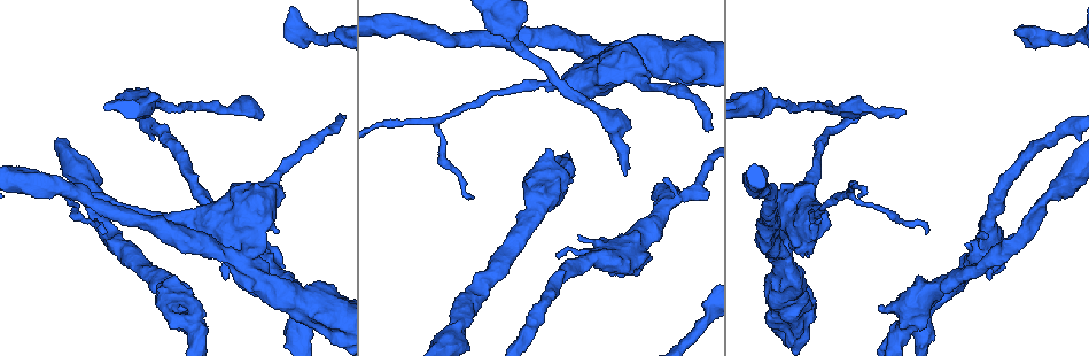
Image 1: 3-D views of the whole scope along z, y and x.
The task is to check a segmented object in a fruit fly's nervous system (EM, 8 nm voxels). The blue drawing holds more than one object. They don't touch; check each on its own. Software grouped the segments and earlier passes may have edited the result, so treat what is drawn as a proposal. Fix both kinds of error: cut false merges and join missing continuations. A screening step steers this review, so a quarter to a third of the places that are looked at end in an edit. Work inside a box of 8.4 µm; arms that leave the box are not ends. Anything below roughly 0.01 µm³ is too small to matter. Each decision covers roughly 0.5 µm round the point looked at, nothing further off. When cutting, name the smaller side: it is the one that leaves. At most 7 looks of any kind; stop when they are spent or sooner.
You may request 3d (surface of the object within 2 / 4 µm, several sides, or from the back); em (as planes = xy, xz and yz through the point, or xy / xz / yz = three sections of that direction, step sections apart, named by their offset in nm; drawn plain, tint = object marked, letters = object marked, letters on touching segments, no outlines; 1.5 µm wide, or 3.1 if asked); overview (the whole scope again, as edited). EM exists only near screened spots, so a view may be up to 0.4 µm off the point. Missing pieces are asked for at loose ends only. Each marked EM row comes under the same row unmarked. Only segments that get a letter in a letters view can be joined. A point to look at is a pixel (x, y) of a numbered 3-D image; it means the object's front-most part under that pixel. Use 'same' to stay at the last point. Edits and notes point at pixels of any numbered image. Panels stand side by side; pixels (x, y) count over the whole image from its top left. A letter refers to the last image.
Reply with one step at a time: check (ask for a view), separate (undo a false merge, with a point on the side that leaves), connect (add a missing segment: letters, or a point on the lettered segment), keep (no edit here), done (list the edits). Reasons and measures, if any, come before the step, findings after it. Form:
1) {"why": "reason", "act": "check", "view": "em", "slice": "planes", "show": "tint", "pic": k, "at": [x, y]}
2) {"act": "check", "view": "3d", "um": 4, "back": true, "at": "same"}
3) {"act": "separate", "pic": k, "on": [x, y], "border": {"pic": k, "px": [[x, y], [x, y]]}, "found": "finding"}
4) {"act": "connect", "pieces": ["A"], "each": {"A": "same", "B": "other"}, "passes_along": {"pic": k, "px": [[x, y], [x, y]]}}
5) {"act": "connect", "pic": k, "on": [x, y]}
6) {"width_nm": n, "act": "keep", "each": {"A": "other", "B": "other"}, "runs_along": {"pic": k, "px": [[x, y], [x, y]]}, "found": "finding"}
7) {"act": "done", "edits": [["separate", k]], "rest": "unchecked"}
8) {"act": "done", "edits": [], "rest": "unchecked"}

{"act": "check", "view": "3d", "um": 2, "back": true, "pic": 1, "at": [624, 175]}

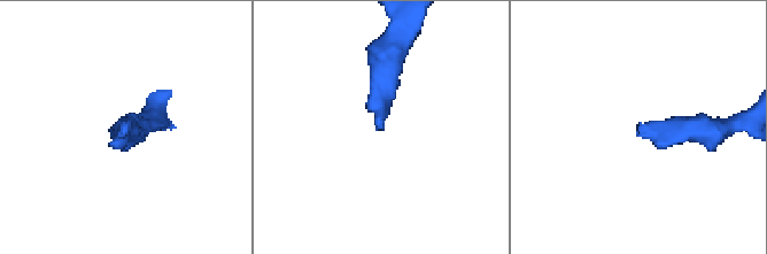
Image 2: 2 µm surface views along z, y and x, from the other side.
{"why": "shape alone is not enough", "act": "check", "view": "em", "slice": "planes", "show": "letters", "pic": 2, "at": [122, 123]}

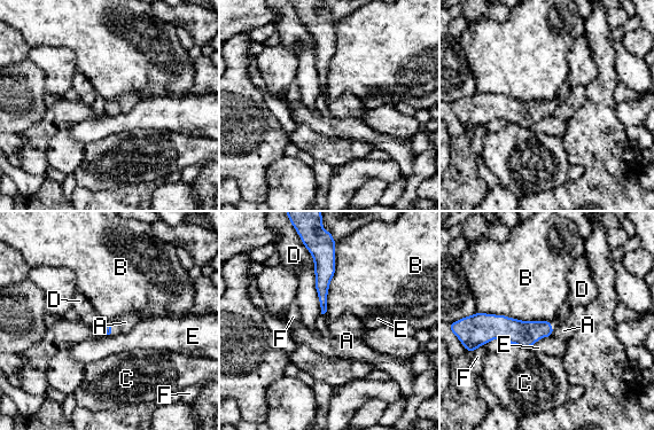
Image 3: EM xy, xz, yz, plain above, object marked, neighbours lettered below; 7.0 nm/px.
{"act": "connect", "pic": 3, "on": [563, 330], "each": {"A": "same", "B": "other", "C": "other", "D": "other", "E": "other", "F": "other"}, "passes_along": {"pic": 3, "px": [[523, 334], [552, 328], [563, 330]]}, "found": "the cell continues"}

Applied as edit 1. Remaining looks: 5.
{"why": "redraw", "act": "check", "view": "overview"}

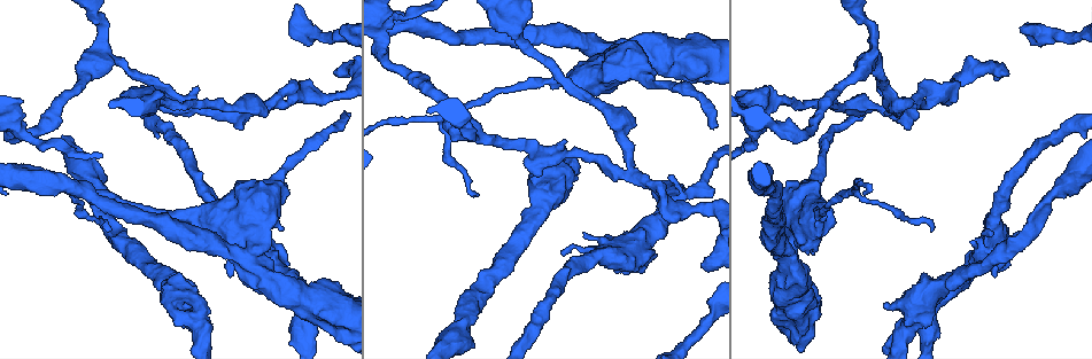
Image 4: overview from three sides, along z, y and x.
{"act": "check", "view": "em", "slice": "xz", "step": 4, "show": "tint", "pic": 4, "at": [342, 113]}

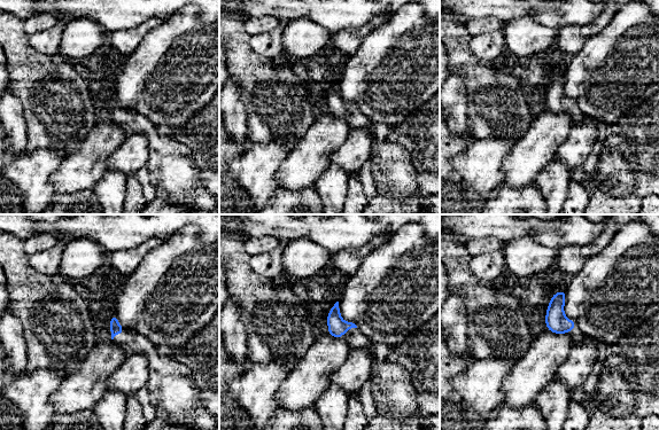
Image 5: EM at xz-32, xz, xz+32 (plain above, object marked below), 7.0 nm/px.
{"why": "another direction", "act": "check", "view": "em", "slice": "planes", "show": "tint", "at": "same"}

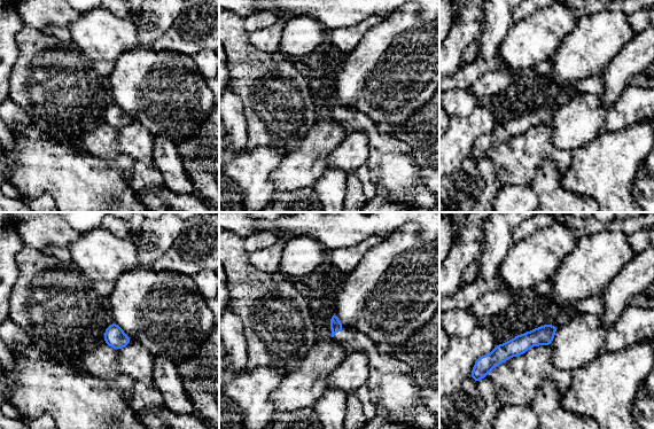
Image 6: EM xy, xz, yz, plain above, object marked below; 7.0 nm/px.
{"why": "see the neighbours", "act": "check", "view": "em", "slice": "planes", "show": "letters", "at": "same"}

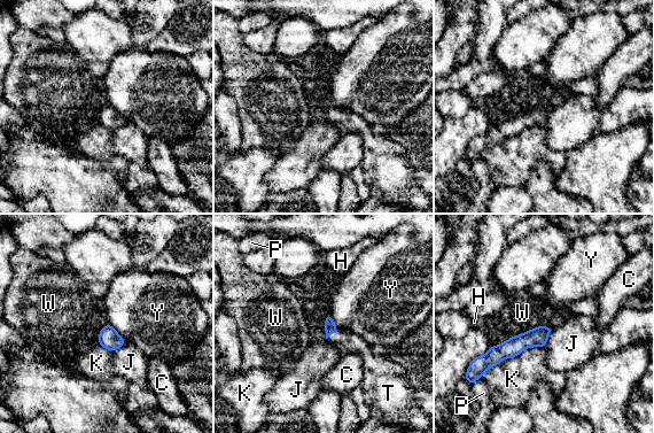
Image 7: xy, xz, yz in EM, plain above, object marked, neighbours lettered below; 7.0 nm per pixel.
{"longest_contact_nm": ["K", 480], "act": "connect", "pic": 7, "on": [347, 341], "each": {"C": "other", "H": "other", "J": "other", "K": "other", "P": "other", "T": "same", "W": "other", "Y": "other"}, "found": "the cell continues"}

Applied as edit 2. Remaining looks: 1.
{"why": "side arm on a straight run", "act": "check", "view": "em", "slice": "planes", "show": "letters", "pic": 4, "at": [673, 198]}

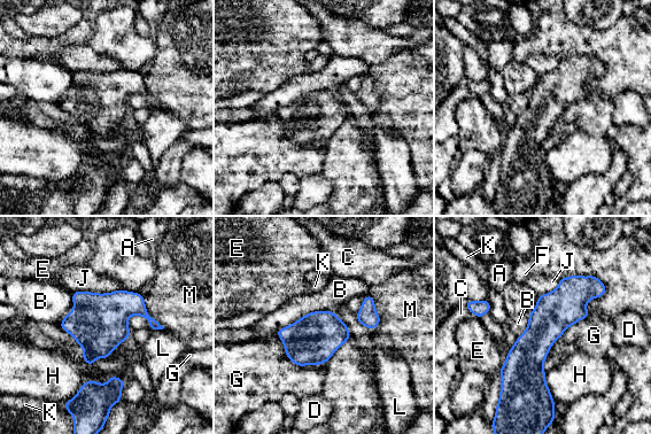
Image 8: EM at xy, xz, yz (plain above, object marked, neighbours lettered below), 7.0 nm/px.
{"width_nm": 280, "act": "keep", "each": {"A": "other", "B": "other", "C": "other", "D": "other", "E": "other", "F": "other", "G": "other", "H": "other", "J": "other", "K": "other", "L": "other", "M": "other"}, "runs_along": {"pic": 8, "px": [[591, 278], [535, 342], [539, 395]]}, "found": "one cell here"}

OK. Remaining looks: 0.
{"act": "done", "edits": [["connect", 3], ["connect", 7]], "rest": "unchecked"}

